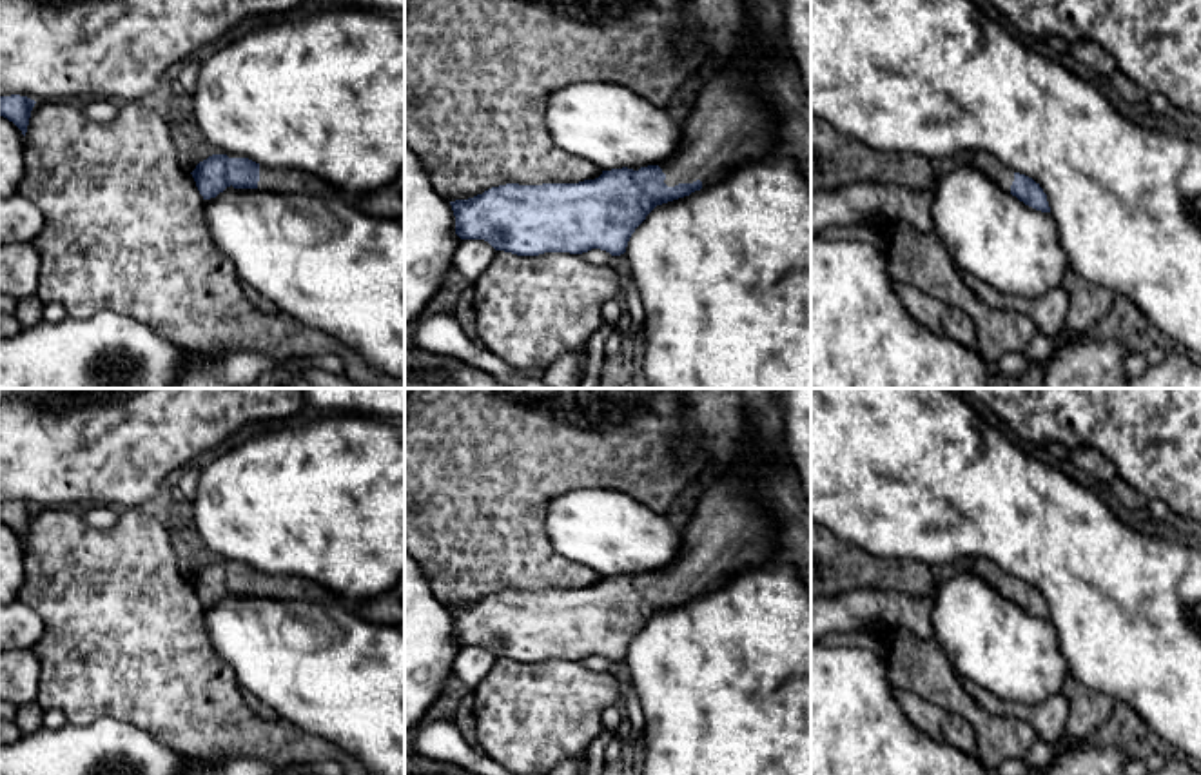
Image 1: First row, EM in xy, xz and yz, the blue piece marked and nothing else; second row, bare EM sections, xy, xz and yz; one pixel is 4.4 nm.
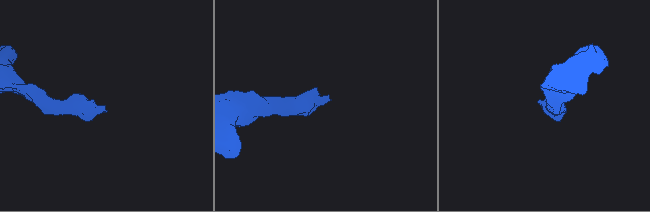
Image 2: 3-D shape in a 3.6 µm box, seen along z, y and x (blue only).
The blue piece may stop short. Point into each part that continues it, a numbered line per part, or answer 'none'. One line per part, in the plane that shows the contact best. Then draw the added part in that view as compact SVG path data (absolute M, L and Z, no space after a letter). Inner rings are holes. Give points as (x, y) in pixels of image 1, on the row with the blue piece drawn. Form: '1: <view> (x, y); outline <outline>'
1: xz (730, 124); outline M744 58L709 78L689 107L679 151L659 163L664 183L720 181L733 169L760 160L778 140L775 111L753 87L753 71Z

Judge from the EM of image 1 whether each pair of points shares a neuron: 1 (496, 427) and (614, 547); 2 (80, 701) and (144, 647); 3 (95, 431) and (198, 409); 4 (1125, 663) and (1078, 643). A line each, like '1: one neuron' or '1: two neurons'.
1: two neurons
2: one neuron
3: one neuron
4: one neuron

